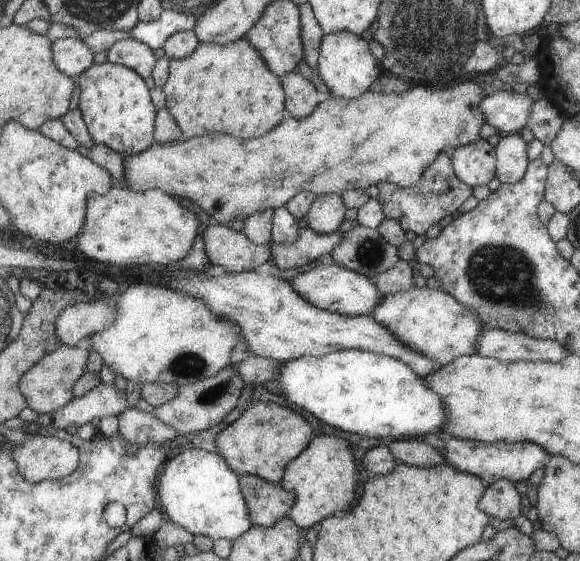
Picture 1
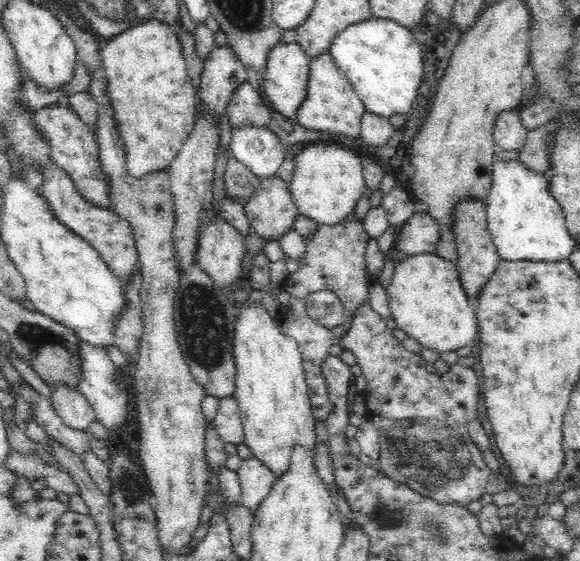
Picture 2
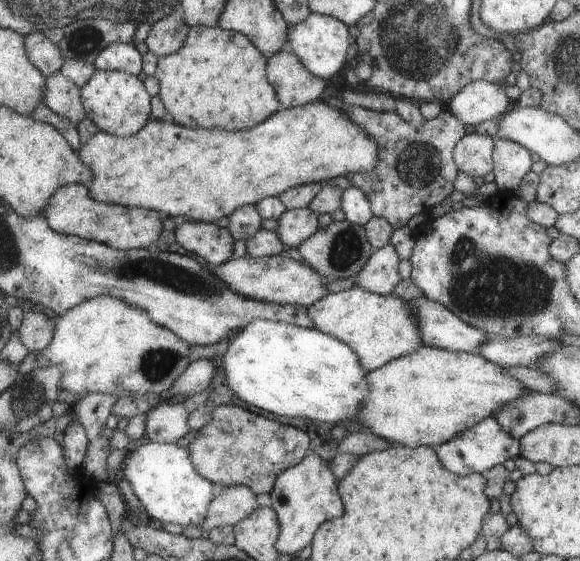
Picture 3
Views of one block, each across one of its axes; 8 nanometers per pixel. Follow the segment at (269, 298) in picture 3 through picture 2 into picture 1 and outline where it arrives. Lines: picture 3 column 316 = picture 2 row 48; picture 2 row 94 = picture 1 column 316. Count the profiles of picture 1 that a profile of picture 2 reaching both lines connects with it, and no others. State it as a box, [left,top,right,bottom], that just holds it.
[287,261,383,315]

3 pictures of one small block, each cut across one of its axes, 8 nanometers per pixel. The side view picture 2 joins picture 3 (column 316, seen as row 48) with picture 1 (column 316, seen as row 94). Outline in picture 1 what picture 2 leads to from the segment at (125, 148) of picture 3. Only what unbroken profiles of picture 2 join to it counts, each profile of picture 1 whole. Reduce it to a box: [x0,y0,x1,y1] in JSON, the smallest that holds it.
[123,81,486,225]

